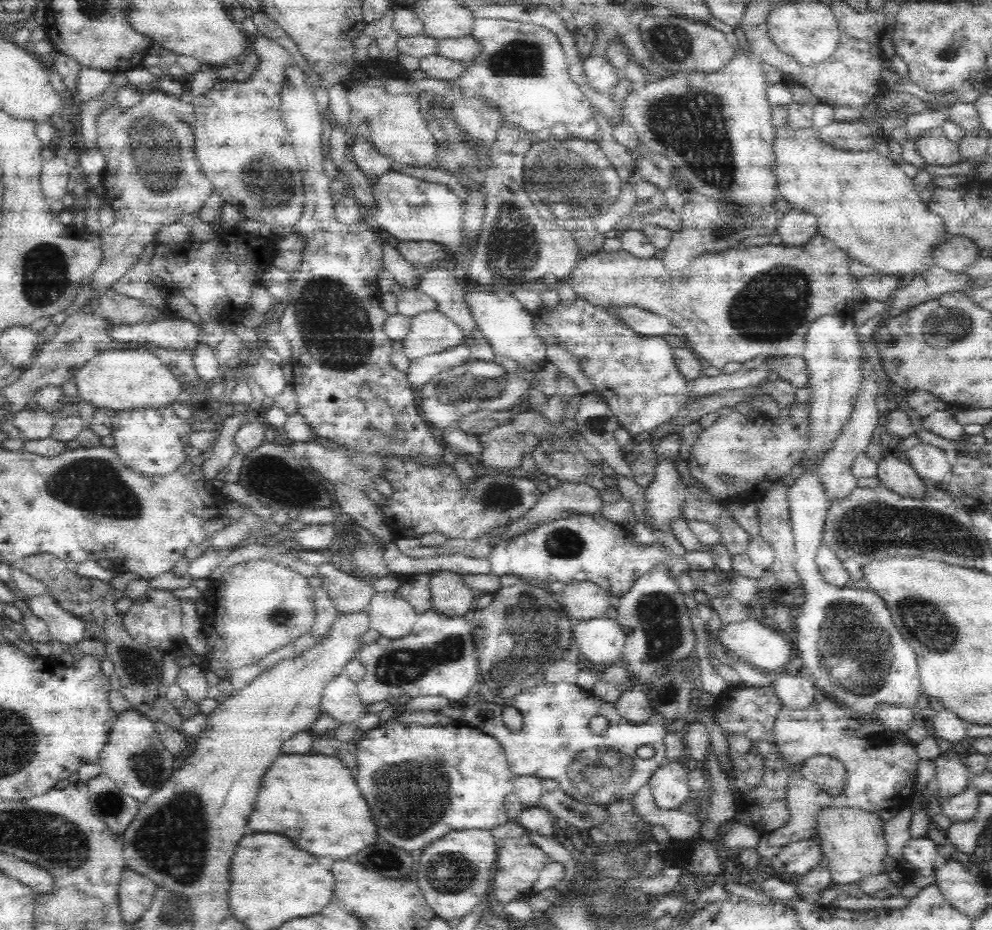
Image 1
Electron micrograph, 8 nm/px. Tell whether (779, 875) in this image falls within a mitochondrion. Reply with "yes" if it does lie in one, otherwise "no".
no

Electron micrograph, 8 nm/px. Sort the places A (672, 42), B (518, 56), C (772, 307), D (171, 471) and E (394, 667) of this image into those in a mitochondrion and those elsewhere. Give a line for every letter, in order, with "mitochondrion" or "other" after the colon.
A: mitochondrion
B: mitochondrion
C: mitochondrion
D: other
E: mitochondrion

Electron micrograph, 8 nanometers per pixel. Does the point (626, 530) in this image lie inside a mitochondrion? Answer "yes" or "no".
no

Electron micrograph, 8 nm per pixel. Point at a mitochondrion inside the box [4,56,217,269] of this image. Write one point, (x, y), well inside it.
(152, 145)

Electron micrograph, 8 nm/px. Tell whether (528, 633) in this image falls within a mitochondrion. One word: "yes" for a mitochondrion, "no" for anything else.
yes

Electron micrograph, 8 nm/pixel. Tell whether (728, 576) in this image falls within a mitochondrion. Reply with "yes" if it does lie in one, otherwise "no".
no

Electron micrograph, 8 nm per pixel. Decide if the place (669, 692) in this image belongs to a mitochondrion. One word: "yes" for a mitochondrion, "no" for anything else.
yes

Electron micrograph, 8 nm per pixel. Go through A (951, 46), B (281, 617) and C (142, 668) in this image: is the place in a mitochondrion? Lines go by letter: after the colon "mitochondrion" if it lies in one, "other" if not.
A: mitochondrion
B: mitochondrion
C: mitochondrion

